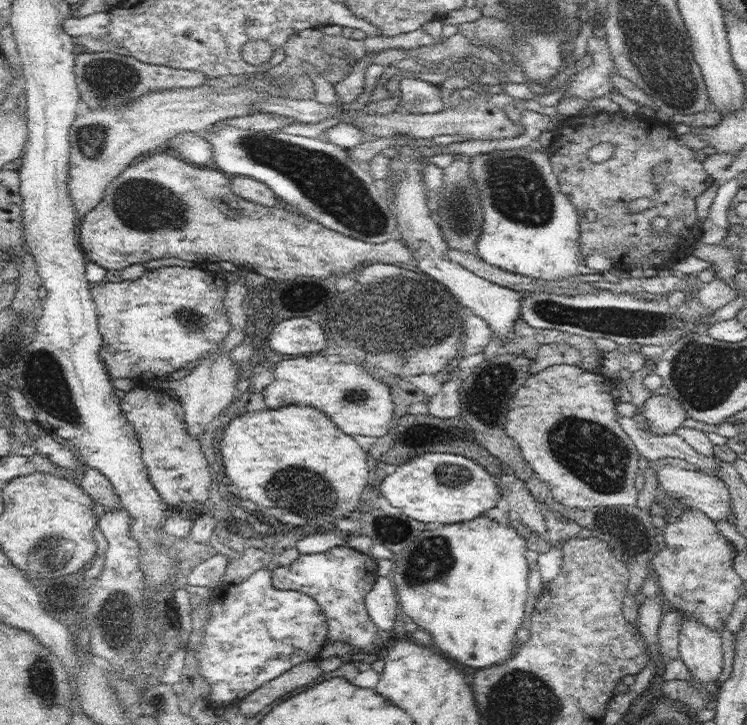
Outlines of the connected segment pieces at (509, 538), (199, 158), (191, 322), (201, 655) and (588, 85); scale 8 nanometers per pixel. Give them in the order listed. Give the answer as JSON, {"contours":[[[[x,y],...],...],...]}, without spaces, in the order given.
{"contours":[[[[480,516],[464,524],[446,524],[442,532],[439,526],[438,530],[424,530],[402,550],[390,577],[404,614],[434,638],[438,650],[458,664],[488,668],[510,660],[516,651],[516,632],[522,624],[524,604],[530,594],[526,553],[526,542],[514,528]]],[[[182,133],[172,138],[171,148],[177,149],[185,160],[198,166],[212,165],[212,144],[201,133]]],[[[164,266],[146,269],[136,280],[113,280],[93,284],[91,295],[97,308],[98,330],[103,343],[100,356],[112,380],[129,378],[134,386],[145,388],[150,380],[168,381],[183,366],[195,364],[208,350],[221,346],[232,330],[224,304],[228,283],[222,273],[196,267]]],[[[262,568],[250,575],[246,580],[242,581],[240,584],[220,584],[215,587],[210,592],[210,616],[208,618],[208,623],[204,626],[204,638],[202,638],[202,646],[196,650],[196,657],[198,657],[198,663],[200,663],[200,673],[204,676],[204,679],[208,681],[211,688],[210,703],[214,708],[218,707],[229,707],[232,704],[237,705],[240,700],[245,696],[248,696],[252,691],[260,688],[266,682],[278,678],[278,676],[284,674],[284,672],[289,671],[292,667],[300,665],[304,661],[309,661],[310,659],[318,659],[318,654],[320,649],[328,640],[328,624],[327,617],[321,610],[319,604],[307,594],[296,590],[278,590],[274,588],[272,584],[272,570],[268,568]]],[[[601,35],[588,39],[588,52],[592,52],[592,65],[576,74],[568,82],[565,97],[575,96],[592,100],[604,97],[613,88],[612,77],[619,74],[609,45]]]]}

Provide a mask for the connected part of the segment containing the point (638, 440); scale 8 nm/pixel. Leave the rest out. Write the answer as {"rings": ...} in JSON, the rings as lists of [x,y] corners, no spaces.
{"rings":[[[621,415],[618,422],[648,463],[665,457],[682,458],[682,460],[696,464],[702,470],[709,471],[710,474],[720,476],[718,461],[714,456],[704,456],[704,454],[696,452],[682,436],[678,436],[675,432],[660,435],[641,430],[632,417]]]}

